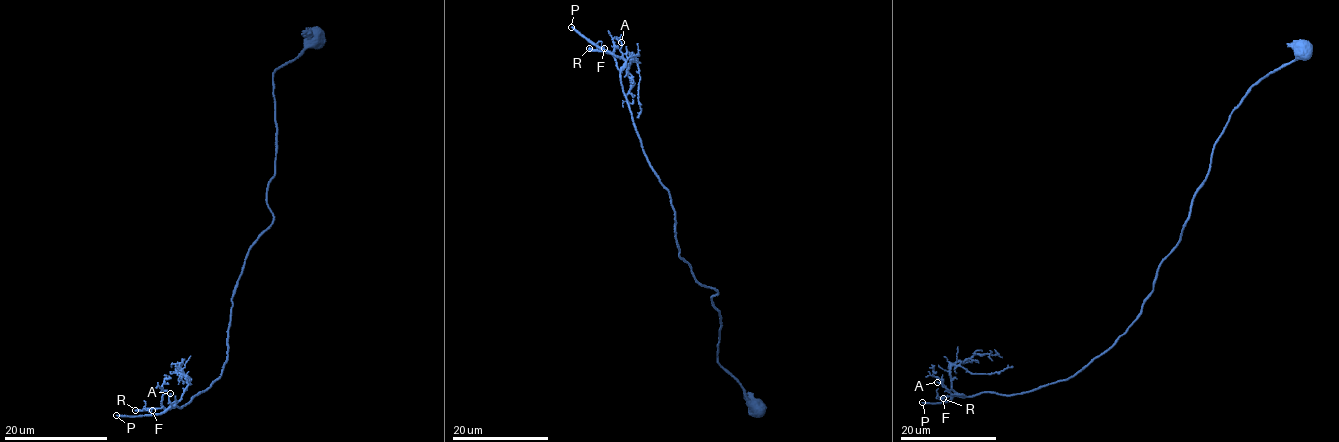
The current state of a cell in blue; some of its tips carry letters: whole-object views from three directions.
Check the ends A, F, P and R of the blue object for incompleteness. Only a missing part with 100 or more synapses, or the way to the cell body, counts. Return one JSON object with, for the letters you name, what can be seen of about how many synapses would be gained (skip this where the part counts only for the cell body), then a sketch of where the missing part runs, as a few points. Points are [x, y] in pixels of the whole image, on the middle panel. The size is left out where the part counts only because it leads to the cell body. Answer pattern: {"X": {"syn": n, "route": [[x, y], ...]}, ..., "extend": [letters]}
{"P": {"syn": 200}, "extend": ["P"]}

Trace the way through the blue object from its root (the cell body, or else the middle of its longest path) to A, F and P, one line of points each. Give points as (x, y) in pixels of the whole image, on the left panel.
A: (316, 37), (273, 73), (273, 222), (250, 249), (232, 298), (221, 374), (181, 407), (169, 409), (170, 393)
F: (316, 37), (273, 73), (273, 222), (250, 249), (232, 298), (221, 374), (181, 407), (143, 409), (152, 410)
P: (316, 37), (273, 73), (273, 222), (250, 249), (232, 298), (221, 374), (181, 407), (116, 415)

